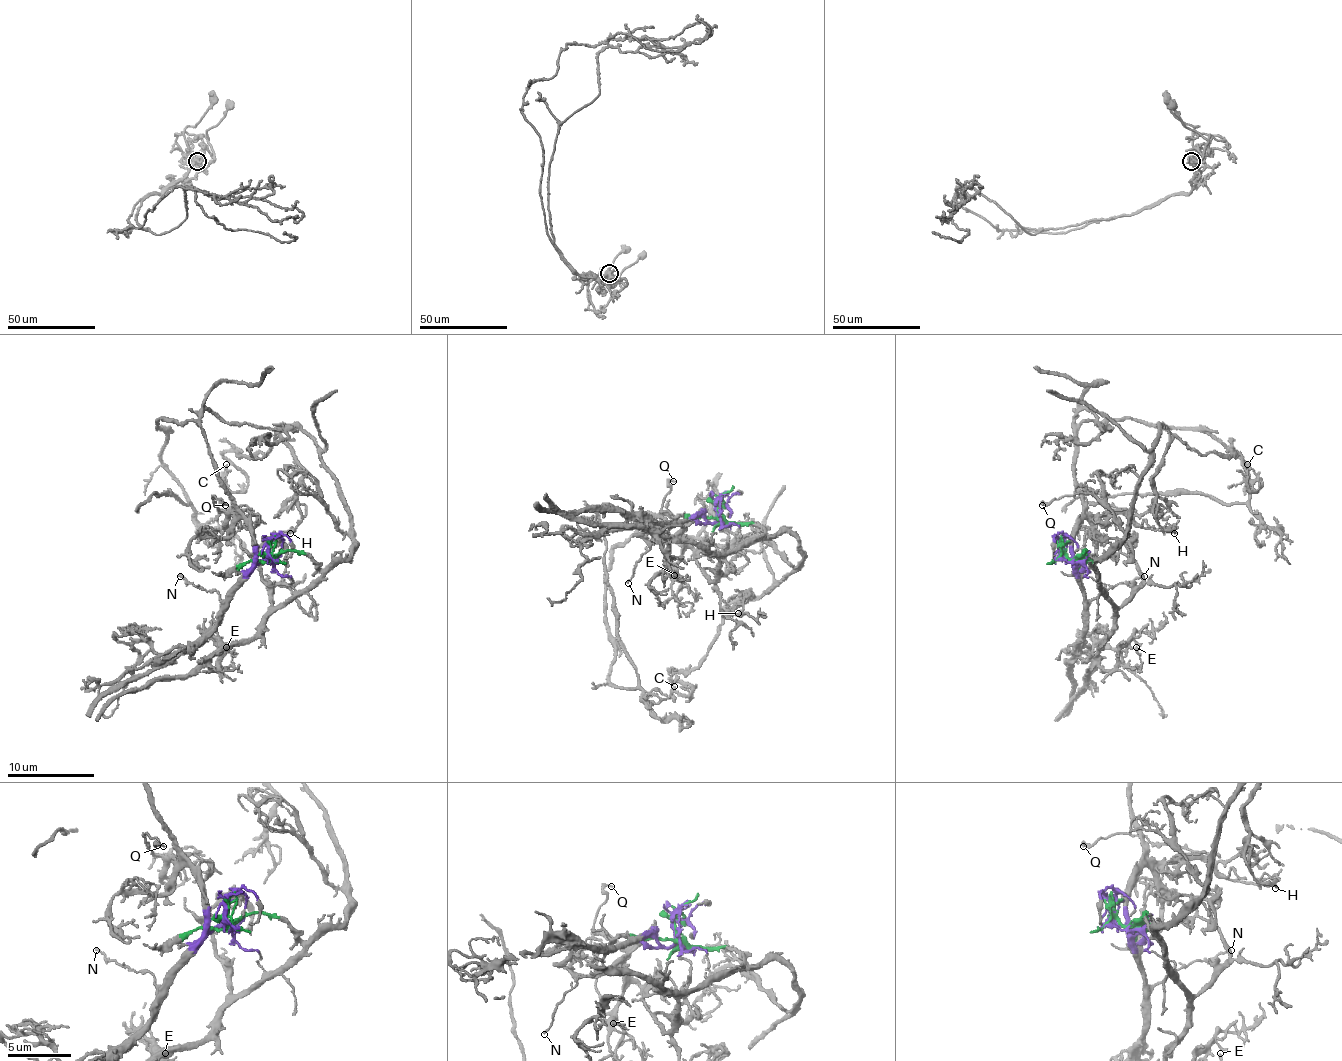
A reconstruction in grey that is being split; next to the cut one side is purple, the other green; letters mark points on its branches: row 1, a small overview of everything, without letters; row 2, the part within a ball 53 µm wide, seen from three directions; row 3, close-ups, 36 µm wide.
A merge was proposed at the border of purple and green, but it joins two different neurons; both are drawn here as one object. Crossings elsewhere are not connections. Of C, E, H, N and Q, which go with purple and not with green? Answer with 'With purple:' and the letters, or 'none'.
With purple: N, Q

